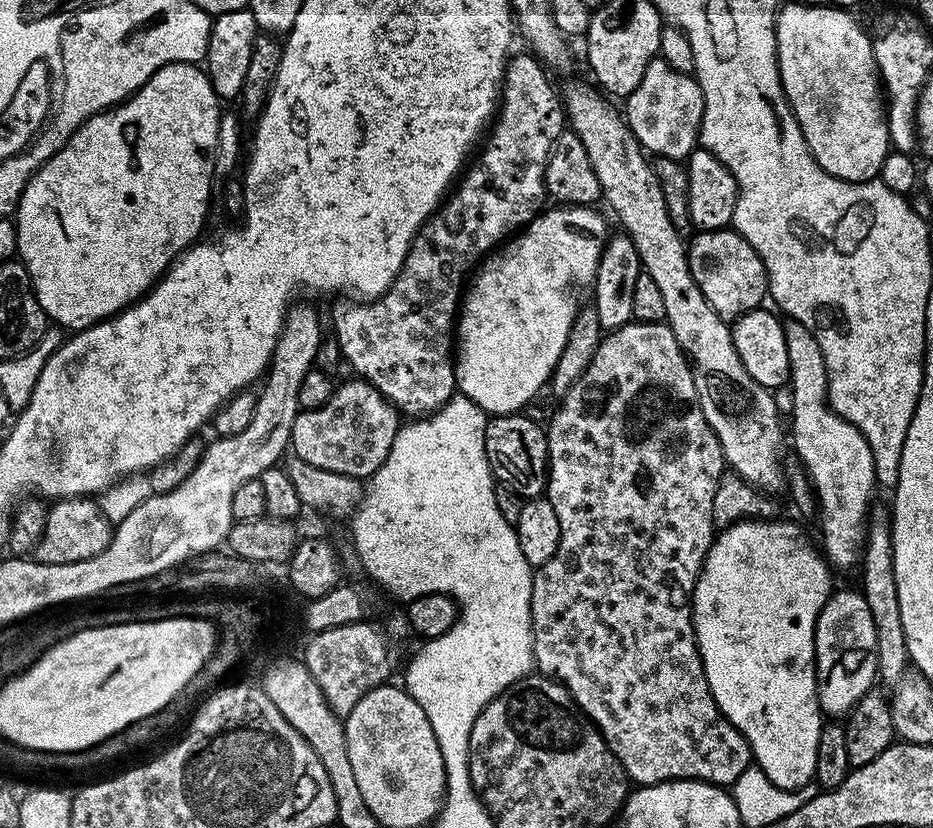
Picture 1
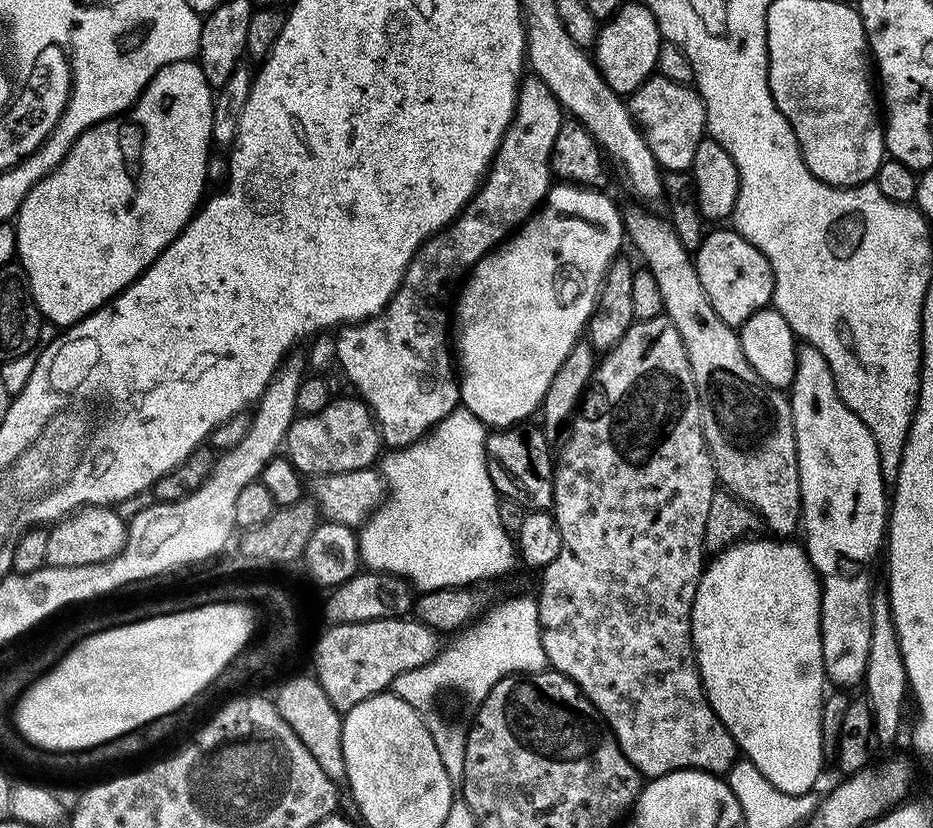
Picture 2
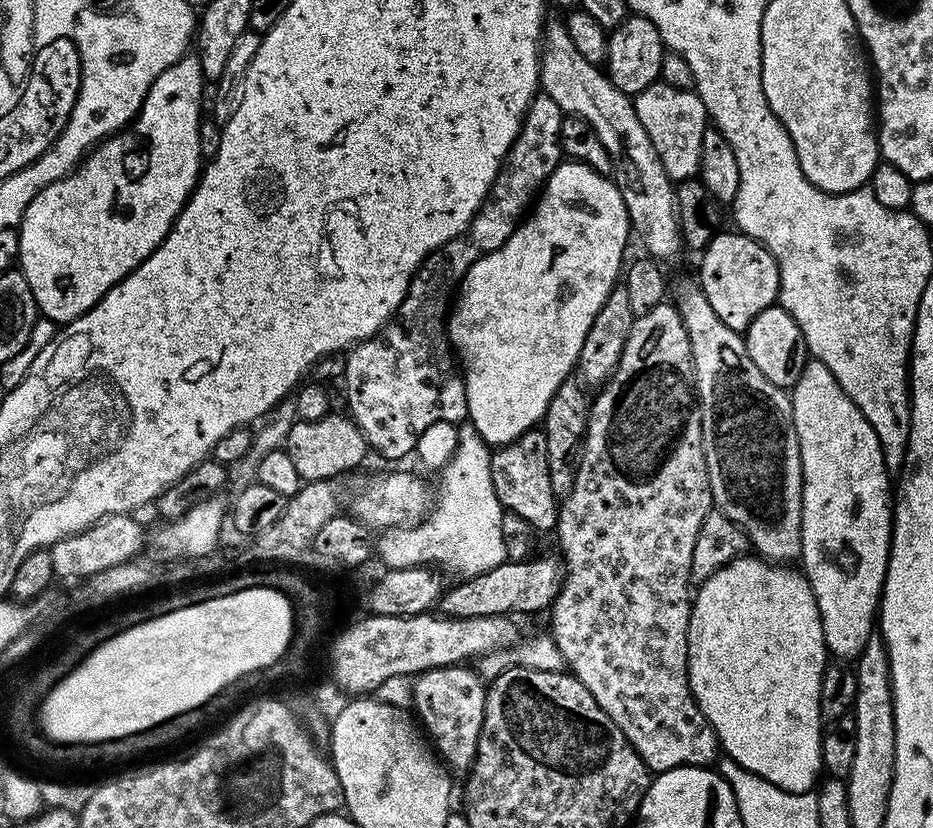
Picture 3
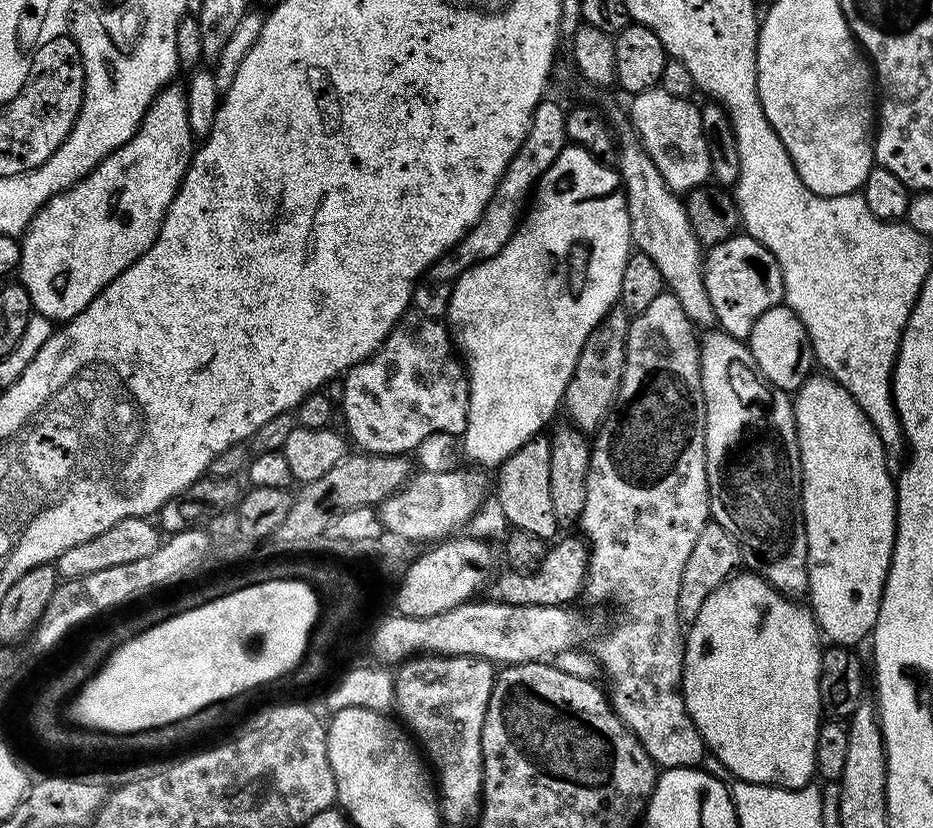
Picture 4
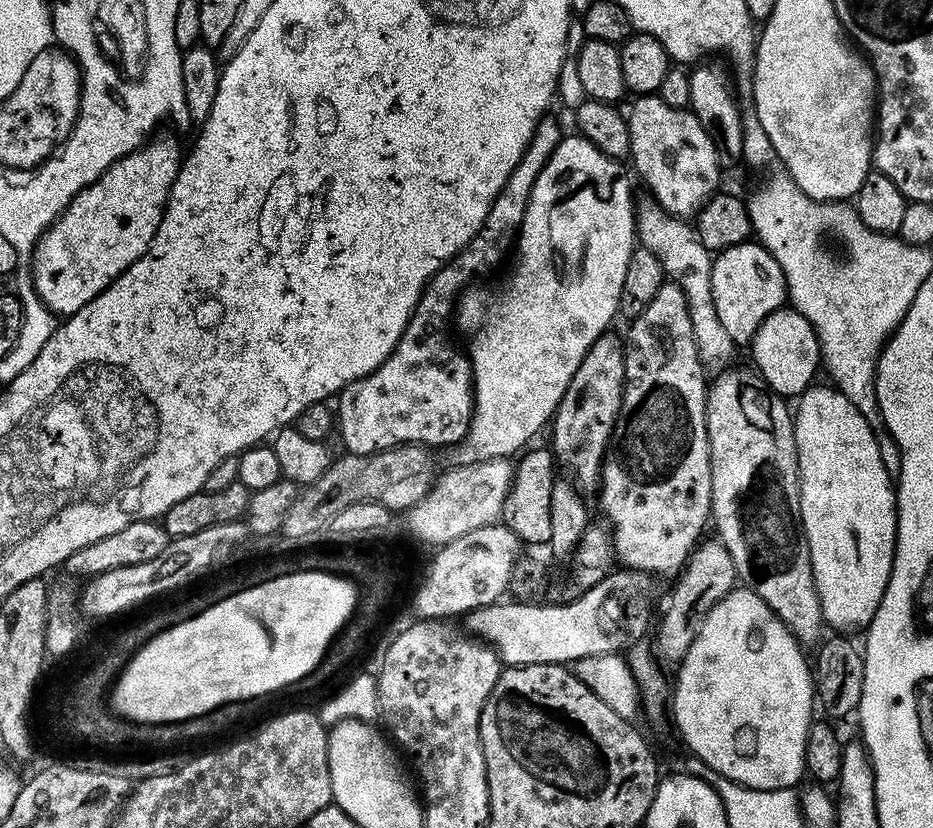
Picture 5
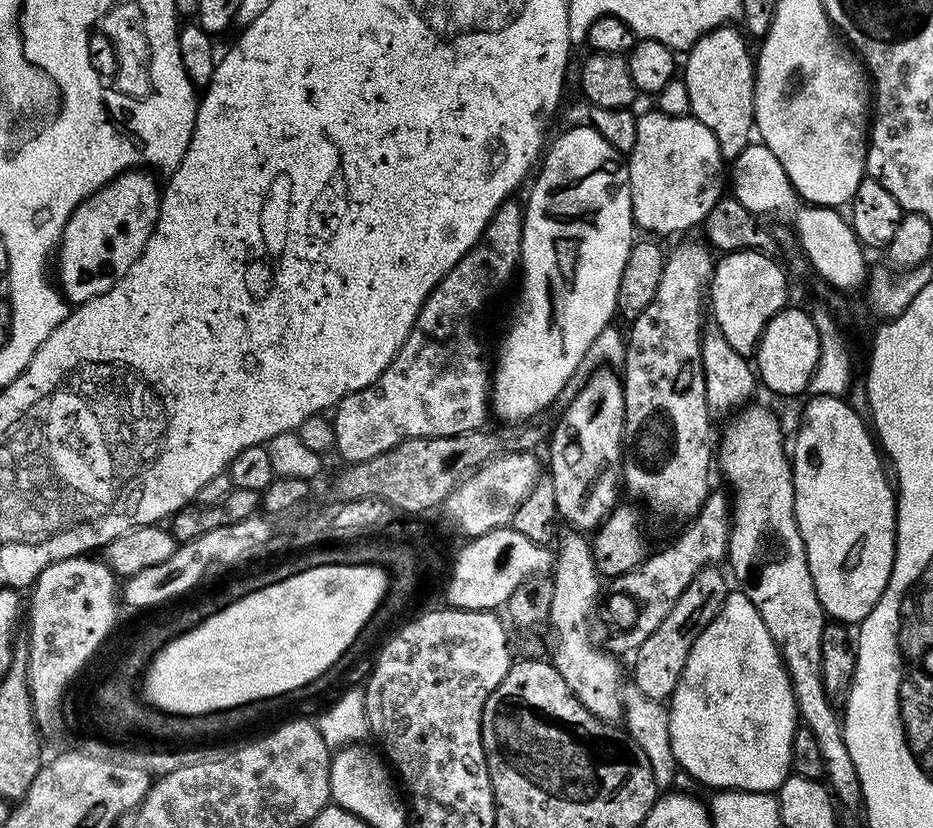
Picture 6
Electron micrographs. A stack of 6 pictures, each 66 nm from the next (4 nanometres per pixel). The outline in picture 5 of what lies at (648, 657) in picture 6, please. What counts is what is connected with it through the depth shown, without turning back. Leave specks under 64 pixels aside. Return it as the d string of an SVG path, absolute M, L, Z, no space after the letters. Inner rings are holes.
M701 539L696 544L687 563L675 577L676 585L668 596L668 609L665 610L664 618L660 622L660 652L658 648L659 659L665 665L679 665L686 650L690 650L690 642L694 642L694 634L702 626L706 614L710 614L713 606L737 587L734 558L730 558L730 550L726 550L720 539L708 539Z

